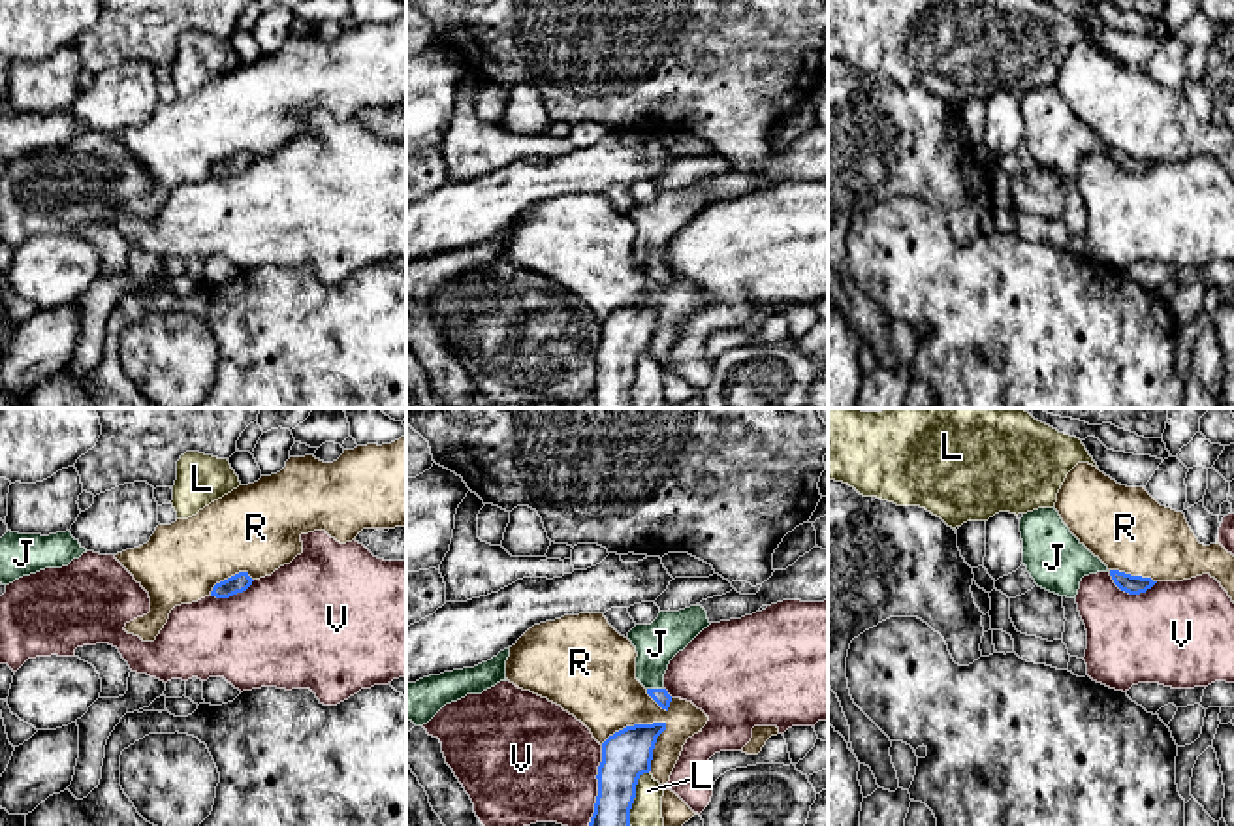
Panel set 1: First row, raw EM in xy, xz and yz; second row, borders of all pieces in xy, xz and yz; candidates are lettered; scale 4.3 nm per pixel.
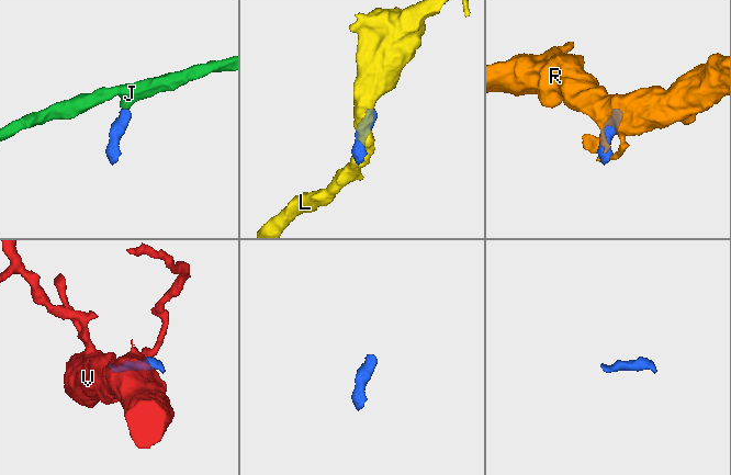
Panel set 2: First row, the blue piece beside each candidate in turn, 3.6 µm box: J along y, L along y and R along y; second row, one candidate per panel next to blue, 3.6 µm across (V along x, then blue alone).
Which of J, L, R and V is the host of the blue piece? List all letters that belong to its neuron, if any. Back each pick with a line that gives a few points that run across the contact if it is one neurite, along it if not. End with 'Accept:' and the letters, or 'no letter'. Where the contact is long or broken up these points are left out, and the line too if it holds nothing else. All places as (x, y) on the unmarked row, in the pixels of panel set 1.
J: xz (661, 275), (655, 268), (657, 222)
Accept: J

